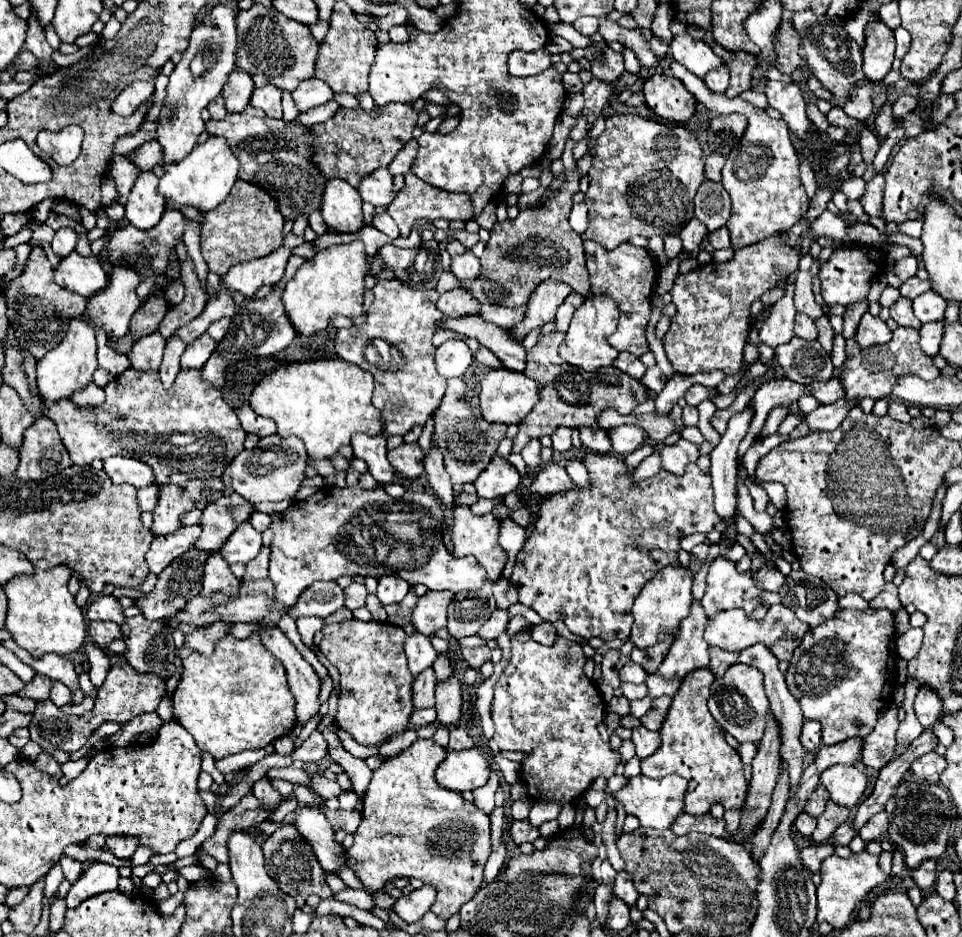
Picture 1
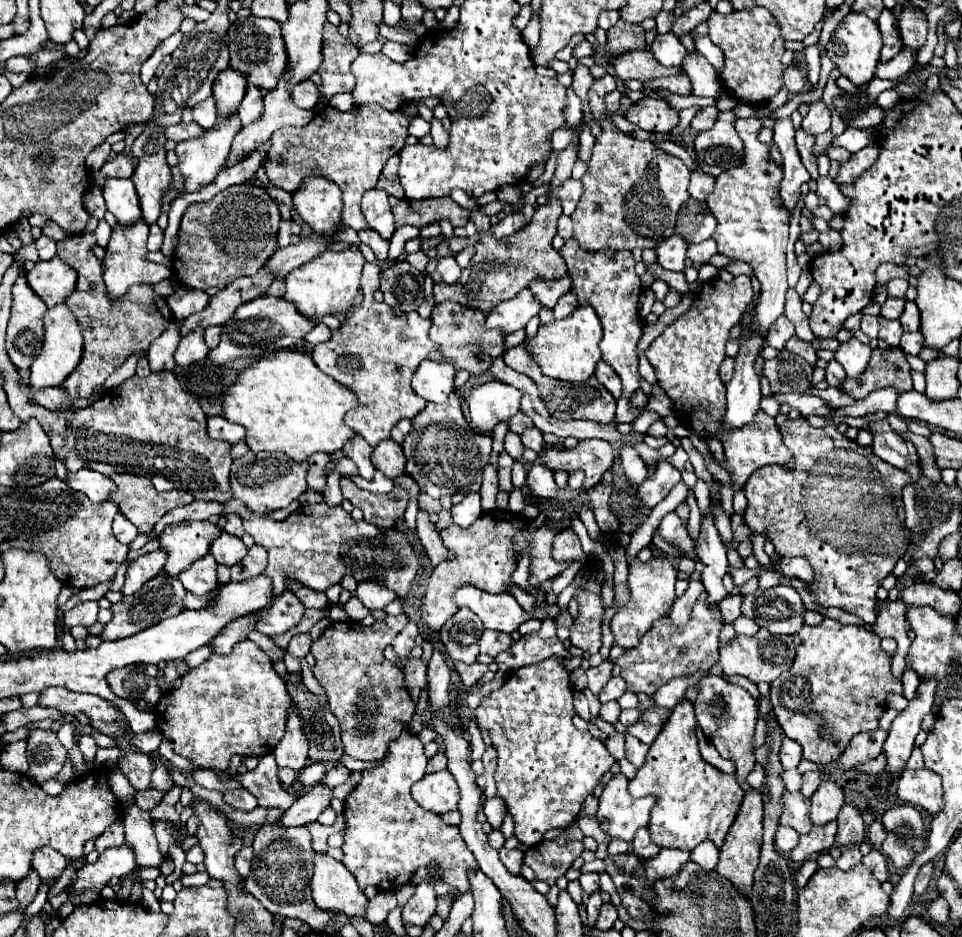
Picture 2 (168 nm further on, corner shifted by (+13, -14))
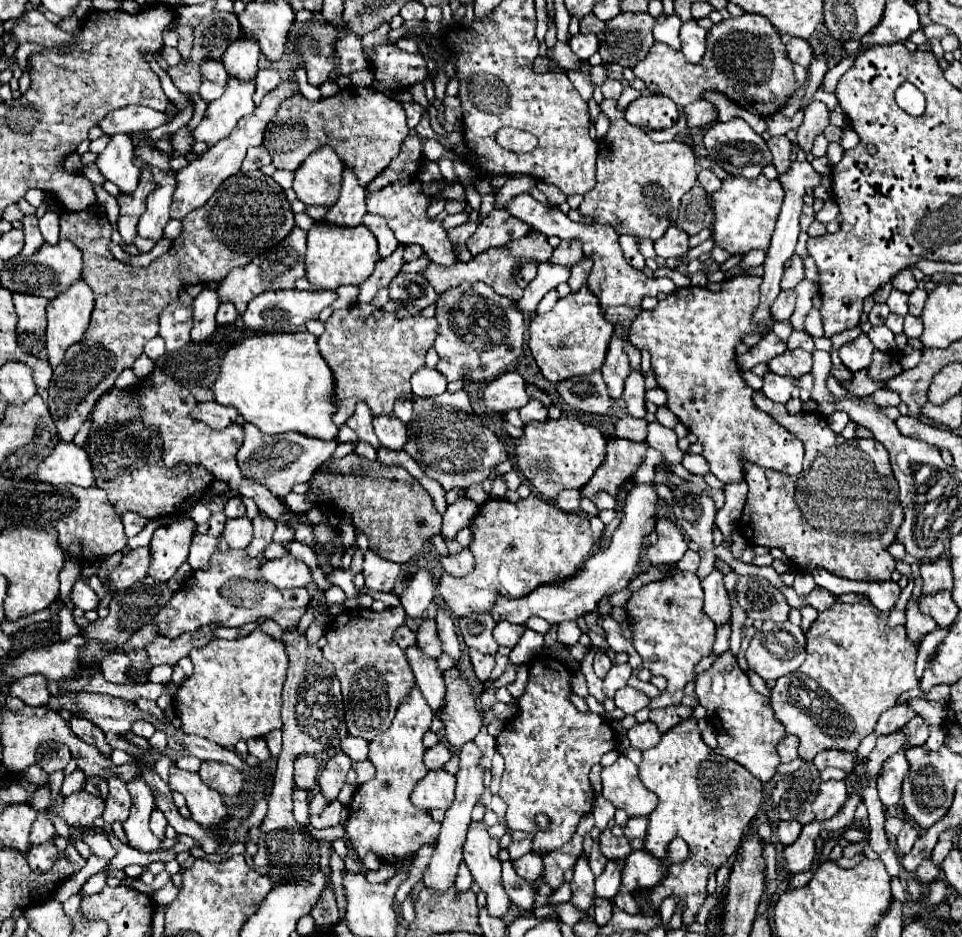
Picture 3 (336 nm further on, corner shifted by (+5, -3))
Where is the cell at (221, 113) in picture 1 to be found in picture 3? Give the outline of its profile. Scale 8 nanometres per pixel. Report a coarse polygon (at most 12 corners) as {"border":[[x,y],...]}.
{"border":[[206,57],[200,65],[198,95],[214,101],[226,87],[222,61]]}

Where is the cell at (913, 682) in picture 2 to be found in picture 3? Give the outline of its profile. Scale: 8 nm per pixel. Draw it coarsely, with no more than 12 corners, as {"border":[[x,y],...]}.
{"border":[[918,597],[906,605],[906,631],[912,645],[938,625],[920,611]]}

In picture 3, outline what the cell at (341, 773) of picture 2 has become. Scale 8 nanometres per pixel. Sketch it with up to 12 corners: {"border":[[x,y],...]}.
{"border":[[370,761],[354,763],[358,785],[374,779],[374,765]]}

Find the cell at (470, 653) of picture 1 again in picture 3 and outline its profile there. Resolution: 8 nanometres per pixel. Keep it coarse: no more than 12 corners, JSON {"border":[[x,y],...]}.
{"border":[[470,649],[476,677],[488,681],[494,657]]}

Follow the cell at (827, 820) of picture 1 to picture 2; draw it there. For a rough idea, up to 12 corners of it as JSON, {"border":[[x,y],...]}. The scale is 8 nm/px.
{"border":[[836,822],[812,826],[800,836],[798,846],[788,854],[802,864],[810,854],[834,846]]}

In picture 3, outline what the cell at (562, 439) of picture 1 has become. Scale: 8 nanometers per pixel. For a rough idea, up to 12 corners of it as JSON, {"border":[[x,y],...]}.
{"border":[[530,399],[520,409],[524,423],[544,421],[548,417],[540,401]]}

